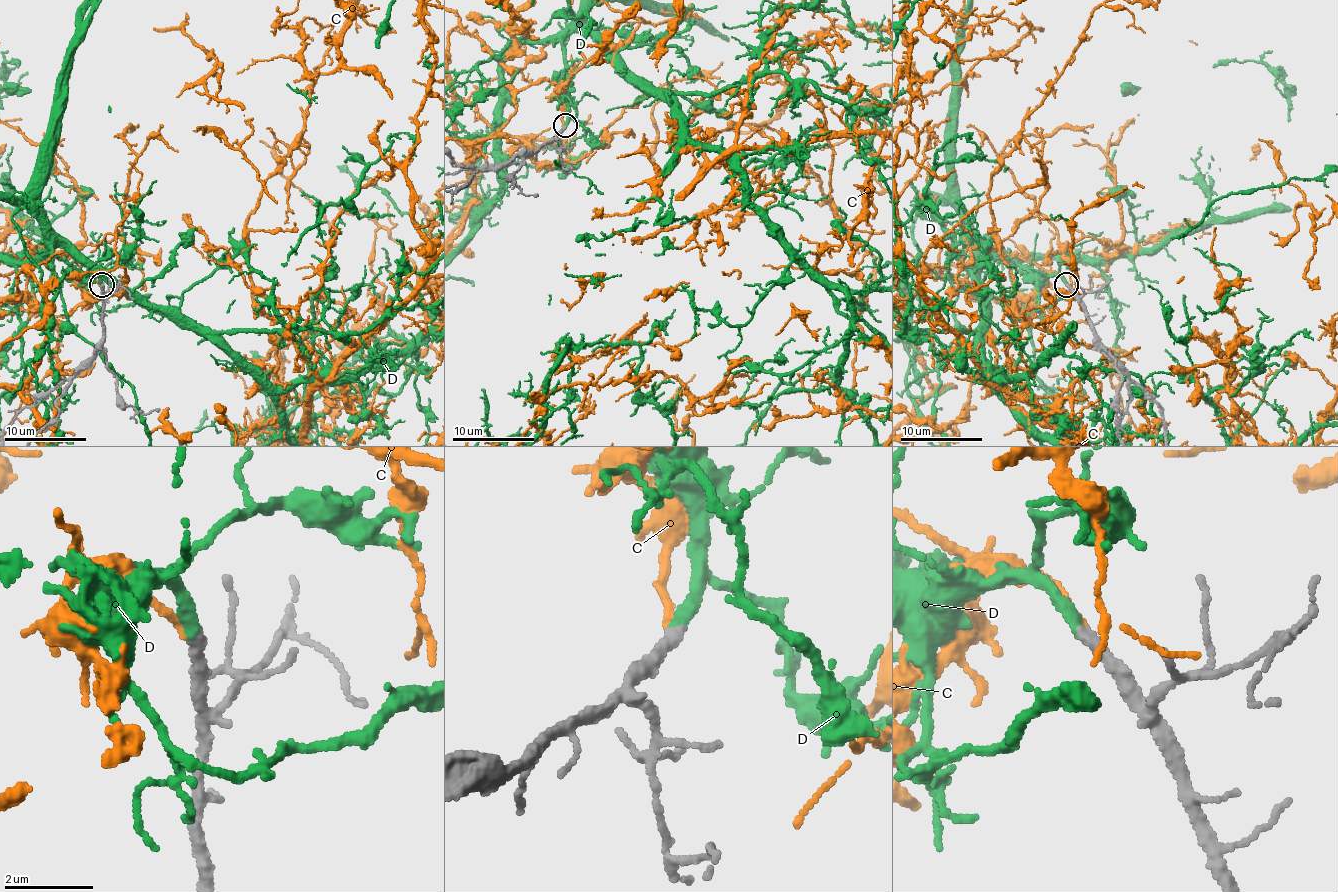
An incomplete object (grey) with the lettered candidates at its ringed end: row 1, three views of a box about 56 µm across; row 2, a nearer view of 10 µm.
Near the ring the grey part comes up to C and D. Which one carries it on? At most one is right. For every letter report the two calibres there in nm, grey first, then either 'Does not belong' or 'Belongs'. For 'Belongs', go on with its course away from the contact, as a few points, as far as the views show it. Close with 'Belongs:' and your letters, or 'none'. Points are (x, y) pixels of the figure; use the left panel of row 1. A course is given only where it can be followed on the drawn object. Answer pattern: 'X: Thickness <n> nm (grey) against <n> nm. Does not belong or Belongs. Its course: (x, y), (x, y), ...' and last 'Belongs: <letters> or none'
C: Thickness 320 nm (grey) against 170 nm. Does not belong
D: Thickness 320 nm (grey) against 280 nm. Belongs
Belongs: D

